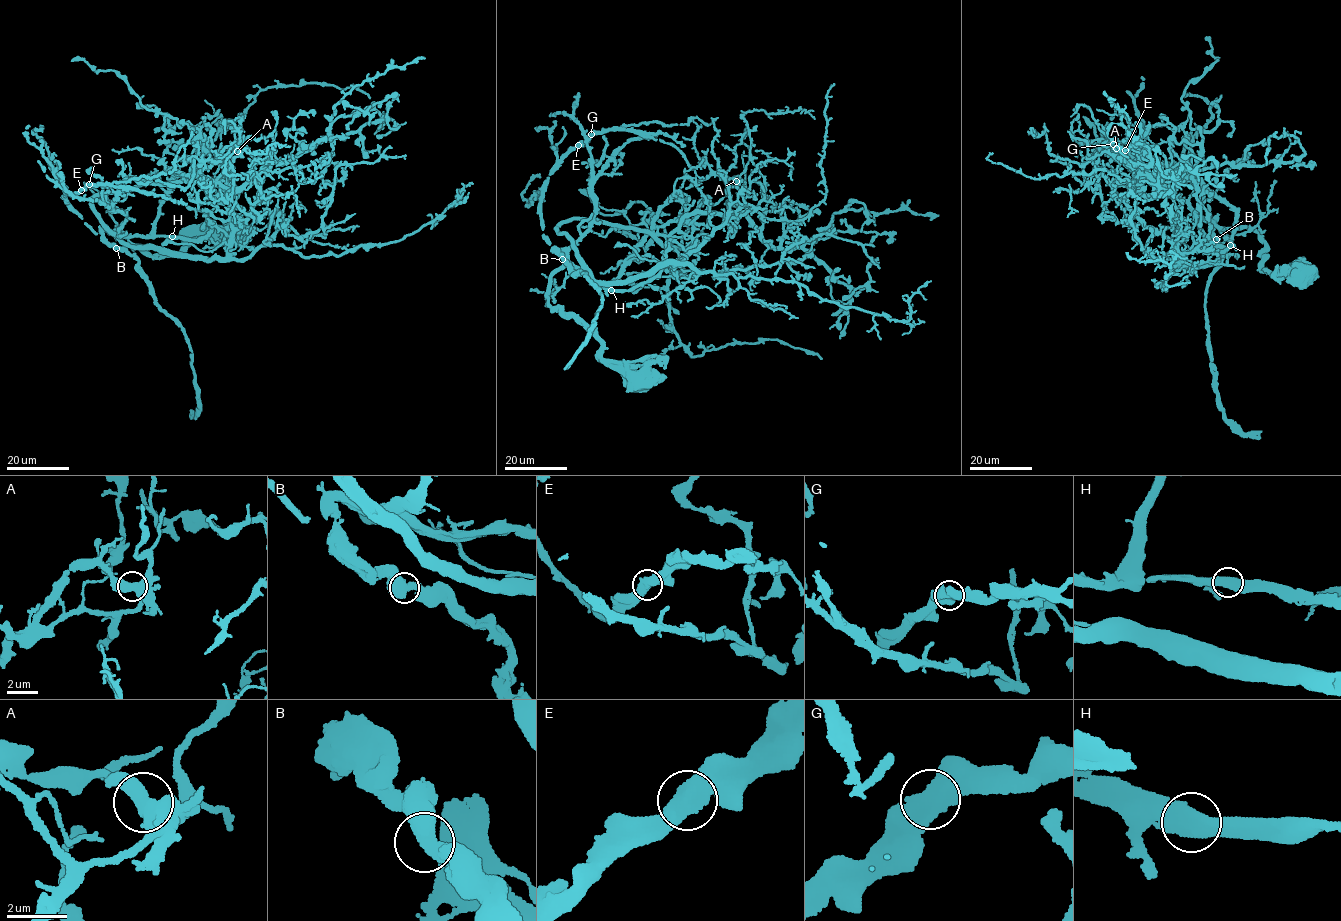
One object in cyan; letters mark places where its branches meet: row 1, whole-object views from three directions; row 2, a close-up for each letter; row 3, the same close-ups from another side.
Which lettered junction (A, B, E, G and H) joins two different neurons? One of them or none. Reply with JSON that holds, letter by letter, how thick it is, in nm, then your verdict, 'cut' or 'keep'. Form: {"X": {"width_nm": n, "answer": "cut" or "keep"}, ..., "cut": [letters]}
{"A": {"width_nm": 650, "answer": "cut"}, "B": {"width_nm": 600, "answer": "keep"}, "E": {"width_nm": 550, "answer": "keep"}, "G": {"width_nm": 600, "answer": "keep"}, "H": {"width_nm": 600, "answer": "keep"}, "cut": ["A"]}

